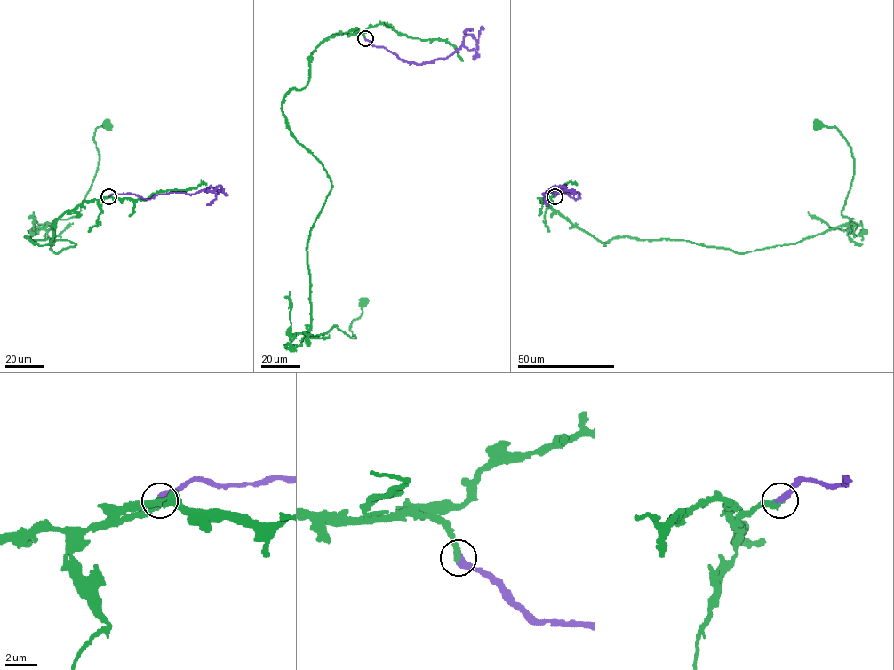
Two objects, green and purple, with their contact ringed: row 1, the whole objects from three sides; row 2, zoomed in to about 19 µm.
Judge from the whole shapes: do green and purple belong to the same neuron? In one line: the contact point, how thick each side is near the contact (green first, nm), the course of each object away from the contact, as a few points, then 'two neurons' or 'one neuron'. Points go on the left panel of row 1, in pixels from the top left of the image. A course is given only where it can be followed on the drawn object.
(108, 196) | 400/500 nm | green via (108, 196), (67, 211), (47, 244), (26, 236), (75, 245), (51, 249), (52, 223), (79, 211), (107, 123) | purple via (108, 196), (130, 194), (150, 199), (172, 192), (191, 195), (204, 189), (212, 192), (220, 186), (227, 195) | one neuron

